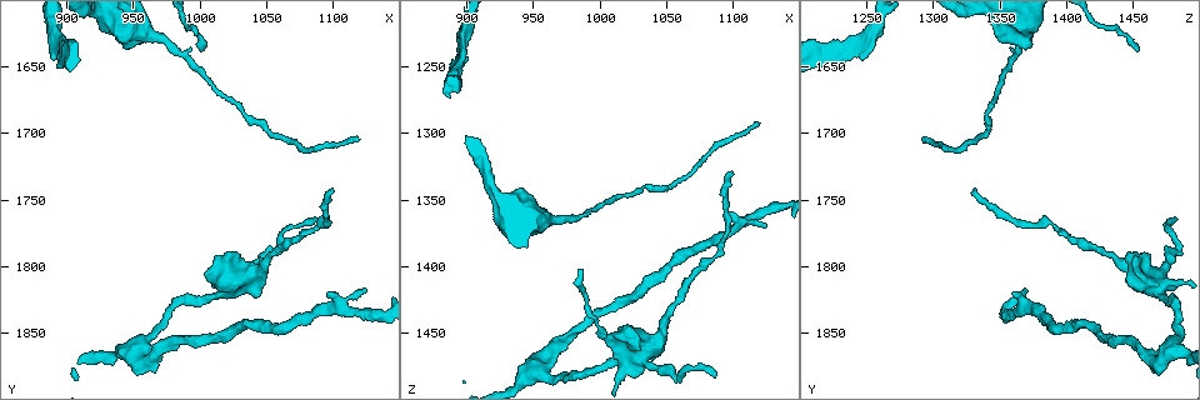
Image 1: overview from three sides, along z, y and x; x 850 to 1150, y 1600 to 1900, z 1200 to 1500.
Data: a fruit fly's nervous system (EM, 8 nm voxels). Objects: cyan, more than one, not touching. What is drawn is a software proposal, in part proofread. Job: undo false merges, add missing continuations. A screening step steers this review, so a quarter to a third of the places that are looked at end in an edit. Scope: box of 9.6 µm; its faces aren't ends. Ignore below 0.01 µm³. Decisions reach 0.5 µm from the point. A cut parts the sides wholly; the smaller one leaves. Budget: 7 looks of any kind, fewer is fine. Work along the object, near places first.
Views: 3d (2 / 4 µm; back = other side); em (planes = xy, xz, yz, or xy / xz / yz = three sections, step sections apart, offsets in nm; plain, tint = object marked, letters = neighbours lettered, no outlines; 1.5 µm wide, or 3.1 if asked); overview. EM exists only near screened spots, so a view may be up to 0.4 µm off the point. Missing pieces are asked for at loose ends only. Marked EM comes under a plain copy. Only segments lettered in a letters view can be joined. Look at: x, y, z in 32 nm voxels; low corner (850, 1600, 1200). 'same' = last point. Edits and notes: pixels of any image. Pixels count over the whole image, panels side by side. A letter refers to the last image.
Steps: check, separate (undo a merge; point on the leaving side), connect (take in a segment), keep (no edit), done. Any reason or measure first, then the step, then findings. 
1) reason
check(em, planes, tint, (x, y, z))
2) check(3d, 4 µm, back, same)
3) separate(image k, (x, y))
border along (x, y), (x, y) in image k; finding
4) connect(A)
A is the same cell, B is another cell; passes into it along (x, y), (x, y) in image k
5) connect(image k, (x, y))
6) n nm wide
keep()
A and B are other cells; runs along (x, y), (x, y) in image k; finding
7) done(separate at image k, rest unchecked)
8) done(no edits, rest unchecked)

check(3d, 2 µm, back, (1024, 1790, 1450))

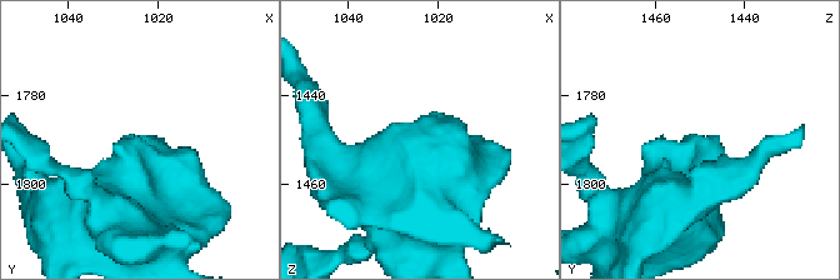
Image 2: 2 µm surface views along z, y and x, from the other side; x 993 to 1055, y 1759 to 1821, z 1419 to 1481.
check(em, planes, letters, (1025, 1789, 1448))

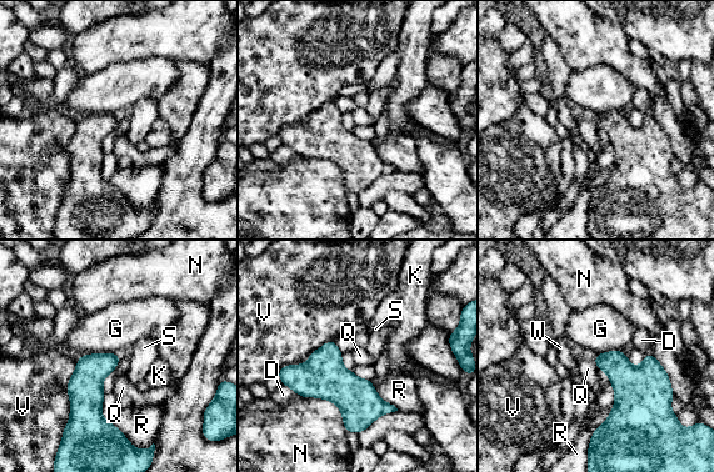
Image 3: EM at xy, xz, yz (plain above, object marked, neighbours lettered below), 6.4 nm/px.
V touches over 440 nm
keep()
D, G, K, N, Q, R, S, V and W are other cells; no lettered segment goes on from it

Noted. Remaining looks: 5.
calibre changes
check(3d, 2 µm, (968, 1864, 1456))

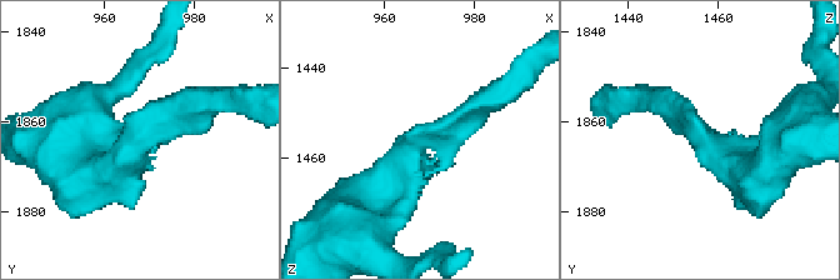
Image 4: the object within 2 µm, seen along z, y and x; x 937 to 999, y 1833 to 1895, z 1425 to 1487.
need the tissue
check(em, planes, letters, (968, 1865, 1458))

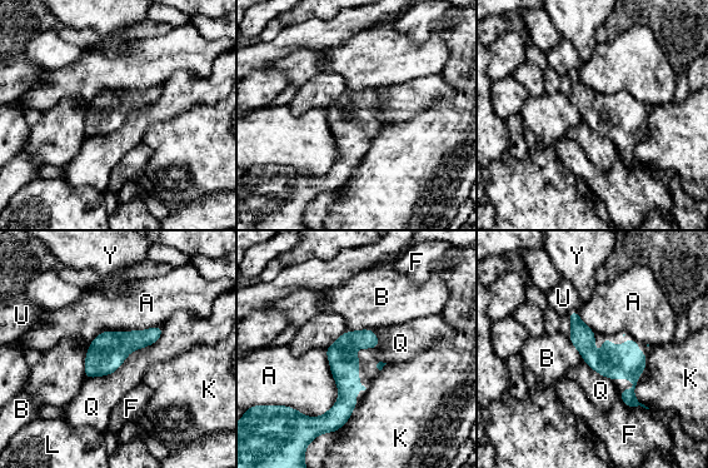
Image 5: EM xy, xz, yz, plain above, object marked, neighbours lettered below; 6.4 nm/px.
keep()
A, B, F, K, L, Q, U and Y are other cells; border along (163, 325), (116, 369), (86, 379) in image 5; continuous, no second neuron

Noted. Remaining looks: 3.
free end
check(3d, 2 µm, back, (1096, 1818, 1360))

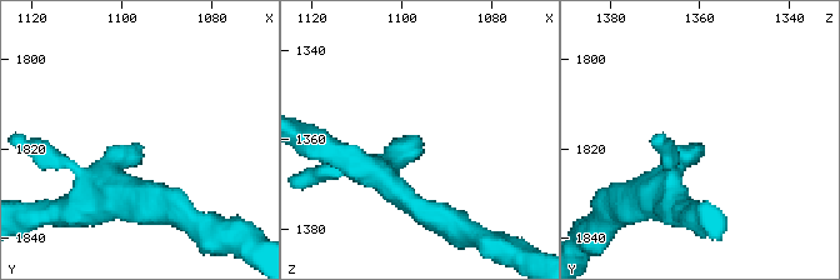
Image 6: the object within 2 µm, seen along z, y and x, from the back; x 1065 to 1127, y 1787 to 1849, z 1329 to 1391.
shape alone is not enough
check(em, planes, letters, (1095, 1820, 1361))

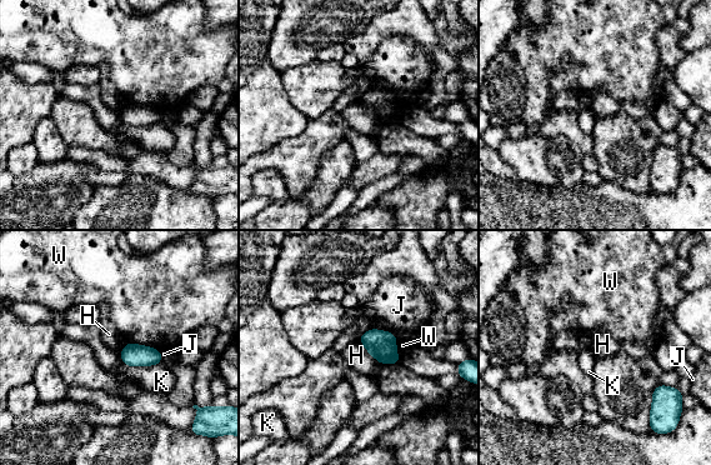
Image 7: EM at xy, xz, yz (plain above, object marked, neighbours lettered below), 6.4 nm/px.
140 nm wide
keep()
H, J, K and W are other cells; border along (119, 353), (128, 365), (160, 363) in image 7; none of them fits

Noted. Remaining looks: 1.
done(no edits, rest unchecked)

